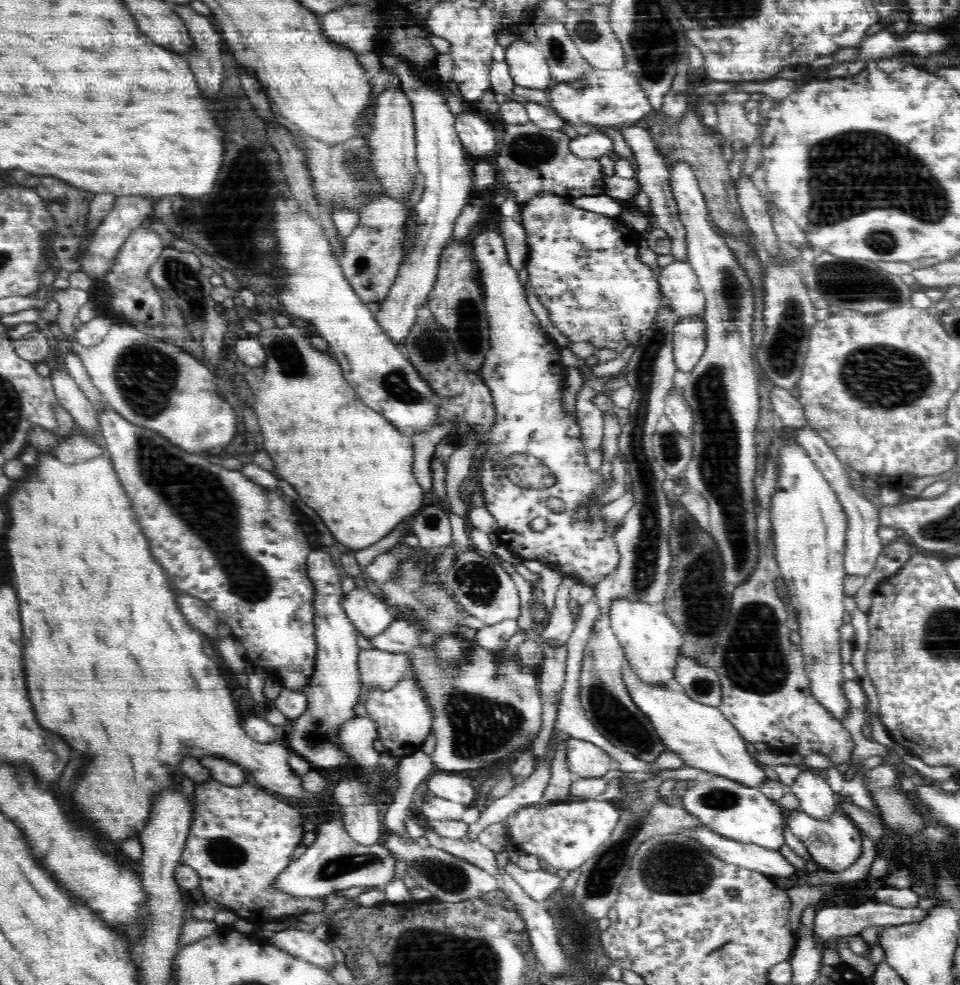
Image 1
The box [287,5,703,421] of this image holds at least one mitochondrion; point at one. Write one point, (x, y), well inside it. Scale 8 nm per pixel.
(469, 323)

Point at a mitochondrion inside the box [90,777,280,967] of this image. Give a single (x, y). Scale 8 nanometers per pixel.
(229, 854)

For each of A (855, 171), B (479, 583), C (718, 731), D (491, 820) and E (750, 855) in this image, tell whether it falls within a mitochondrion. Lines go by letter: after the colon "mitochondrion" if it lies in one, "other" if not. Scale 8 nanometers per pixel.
A: mitochondrion
B: mitochondrion
C: other
D: other
E: other

